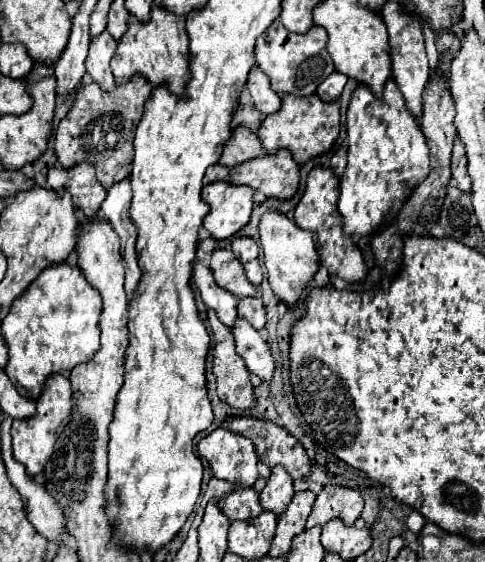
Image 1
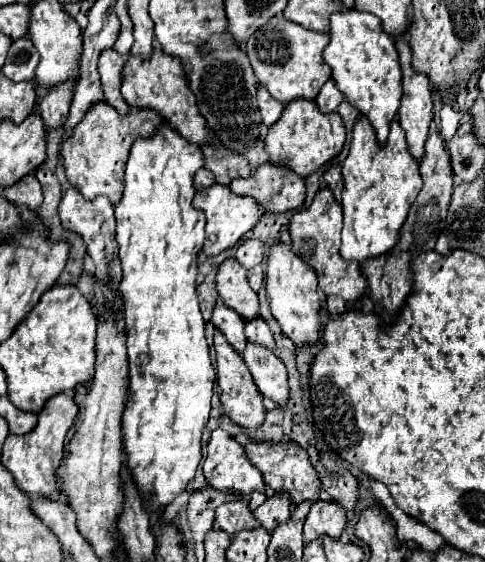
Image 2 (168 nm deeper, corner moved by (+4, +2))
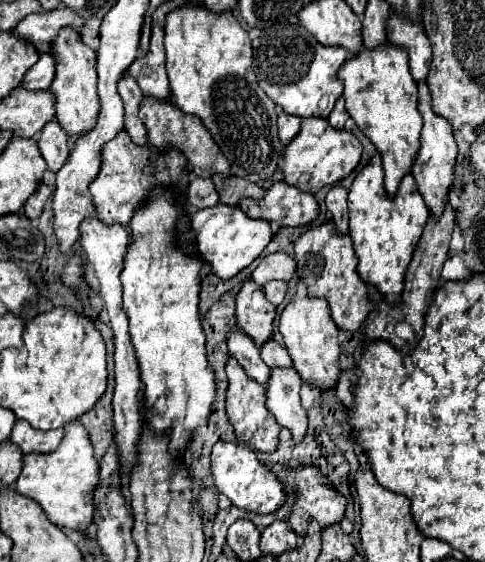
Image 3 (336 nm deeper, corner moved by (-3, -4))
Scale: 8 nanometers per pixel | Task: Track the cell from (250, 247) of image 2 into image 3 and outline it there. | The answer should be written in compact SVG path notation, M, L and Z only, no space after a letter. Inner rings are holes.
M270 253L270 255L266 255L266 257L260 261L260 265L254 269L252 279L254 279L258 285L268 283L270 279L288 281L288 279L294 275L294 269L296 269L296 263L294 263L294 259L290 259L286 253Z

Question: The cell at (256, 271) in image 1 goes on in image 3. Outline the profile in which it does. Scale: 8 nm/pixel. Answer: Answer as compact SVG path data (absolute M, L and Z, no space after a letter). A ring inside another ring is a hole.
M268 281L264 287L264 295L270 303L280 305L284 301L284 293L286 293L286 281Z

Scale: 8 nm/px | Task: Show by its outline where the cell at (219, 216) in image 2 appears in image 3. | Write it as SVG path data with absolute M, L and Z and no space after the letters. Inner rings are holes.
M218 203L214 207L198 209L192 213L190 225L196 233L196 249L200 257L212 267L212 273L216 273L222 279L230 279L240 269L248 267L272 239L270 223L262 219L246 217L238 205L230 207L230 205Z

